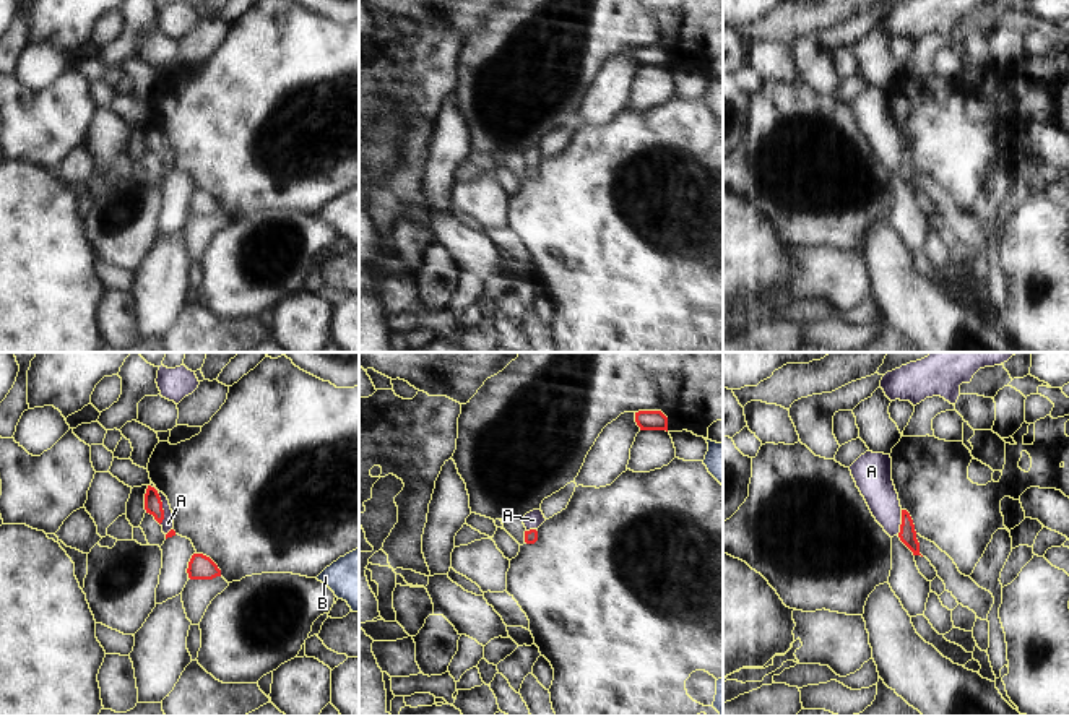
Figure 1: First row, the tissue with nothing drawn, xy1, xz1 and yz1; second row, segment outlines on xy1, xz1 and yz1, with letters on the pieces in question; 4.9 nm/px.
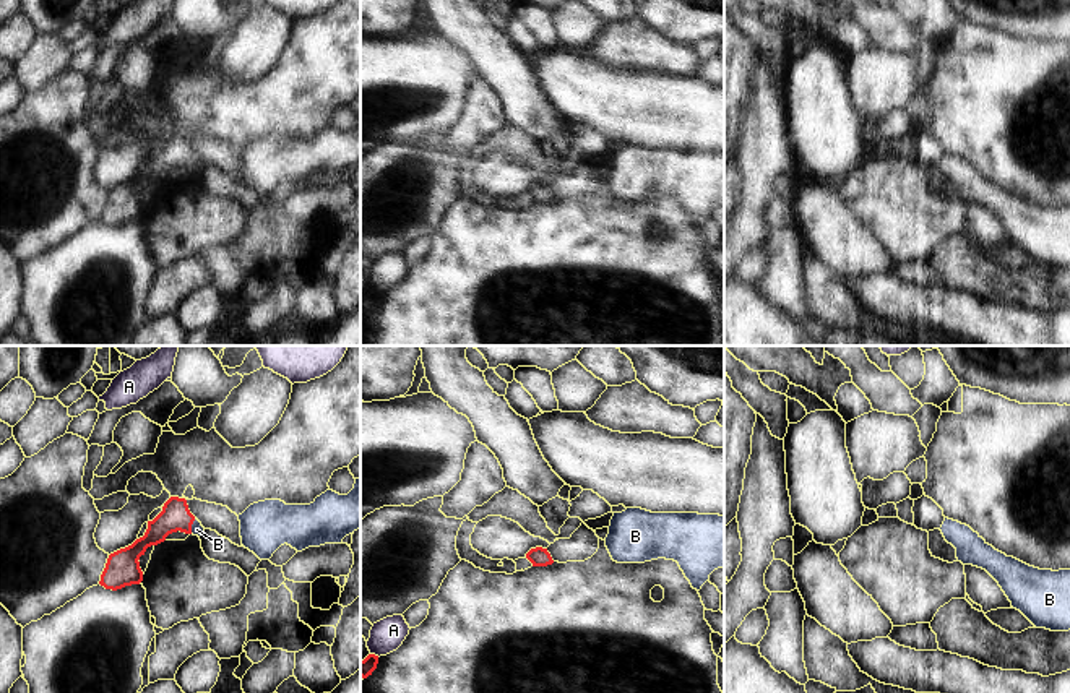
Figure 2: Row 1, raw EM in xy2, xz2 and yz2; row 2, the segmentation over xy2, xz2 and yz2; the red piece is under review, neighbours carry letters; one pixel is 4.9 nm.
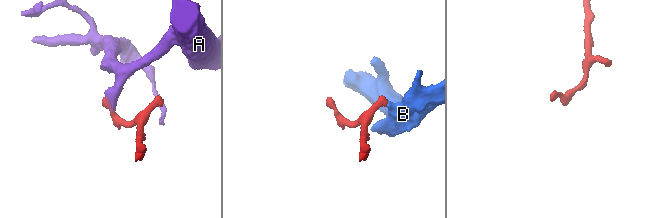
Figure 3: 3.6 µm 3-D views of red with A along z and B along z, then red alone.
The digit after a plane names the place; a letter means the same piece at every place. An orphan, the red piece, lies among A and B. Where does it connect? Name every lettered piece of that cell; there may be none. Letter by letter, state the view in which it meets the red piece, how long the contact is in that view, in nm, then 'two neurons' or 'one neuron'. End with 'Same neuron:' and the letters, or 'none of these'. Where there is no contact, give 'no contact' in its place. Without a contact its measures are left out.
A: xy1 | 200 nm | two neurons
B: xy2 | 80 nm | one neuron
Same neuron: B

